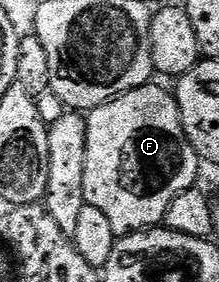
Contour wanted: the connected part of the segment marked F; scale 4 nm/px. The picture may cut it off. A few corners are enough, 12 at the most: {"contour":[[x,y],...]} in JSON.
{"contour":[[148,83],[90,110],[85,199],[143,233],[196,184],[179,104]]}

